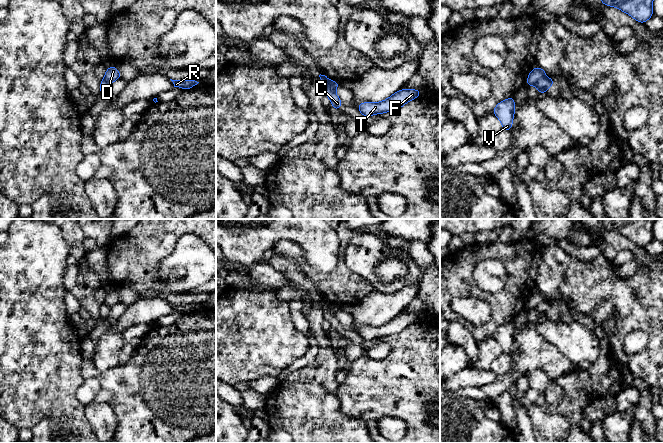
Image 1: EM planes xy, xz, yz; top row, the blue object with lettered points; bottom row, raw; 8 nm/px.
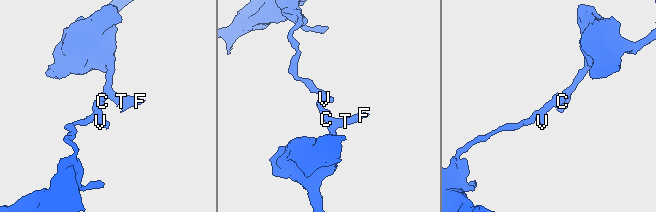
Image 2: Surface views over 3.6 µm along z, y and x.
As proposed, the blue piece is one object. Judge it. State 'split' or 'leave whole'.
split

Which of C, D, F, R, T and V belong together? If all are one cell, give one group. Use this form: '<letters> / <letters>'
C V / D F R T

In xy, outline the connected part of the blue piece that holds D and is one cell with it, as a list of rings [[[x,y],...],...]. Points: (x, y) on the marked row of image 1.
[[[115,66],[108,67],[104,74],[104,80],[108,81],[110,84],[120,78],[122,78],[122,76]]]

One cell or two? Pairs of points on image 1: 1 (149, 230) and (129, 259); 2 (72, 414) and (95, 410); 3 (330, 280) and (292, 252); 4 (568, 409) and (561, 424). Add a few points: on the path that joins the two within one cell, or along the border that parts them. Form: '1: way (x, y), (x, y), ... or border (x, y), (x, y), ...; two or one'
1: way (148, 237), (148, 240), (136, 252); one
2: border (83, 406), (85, 418), (94, 432); two
3: way (320, 280), (302, 262); one
4: border (553, 412), (562, 414), (571, 424); two

